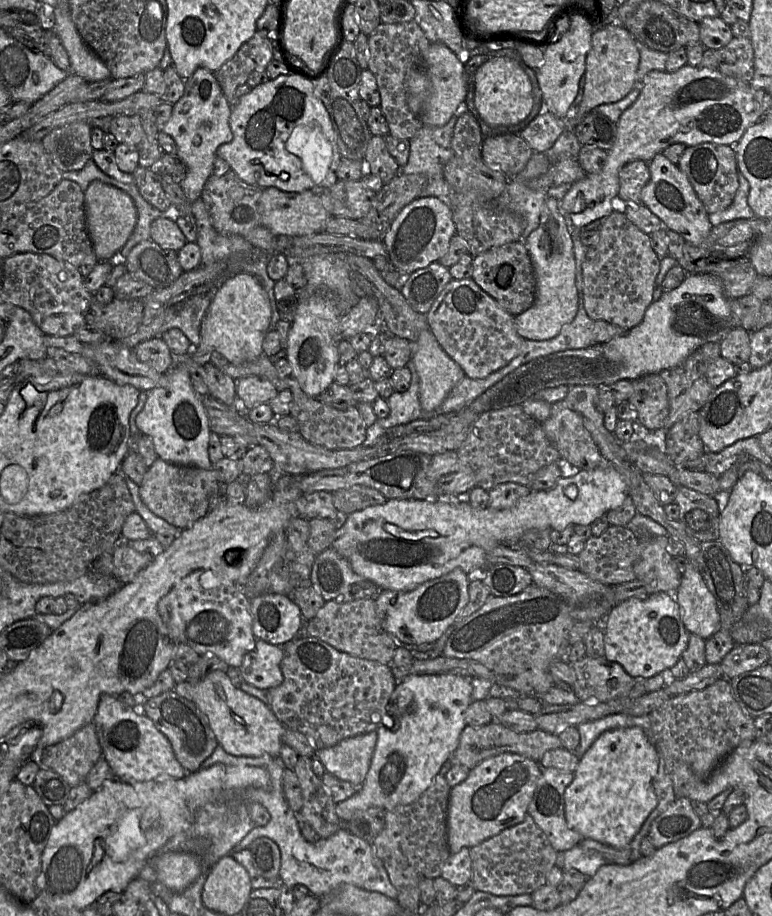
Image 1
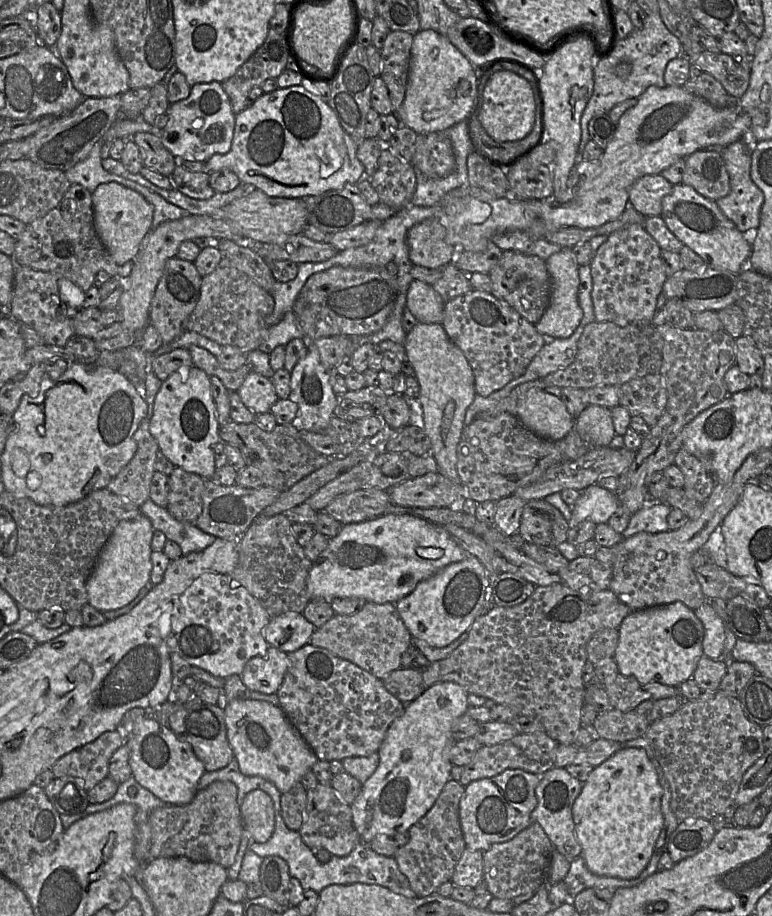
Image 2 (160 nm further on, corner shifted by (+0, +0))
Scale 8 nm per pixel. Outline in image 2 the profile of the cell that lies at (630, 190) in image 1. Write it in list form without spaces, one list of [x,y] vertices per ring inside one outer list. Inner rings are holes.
[[[661,174],[645,175],[637,179],[629,190],[629,202],[645,217],[661,216],[663,198],[673,184]]]

